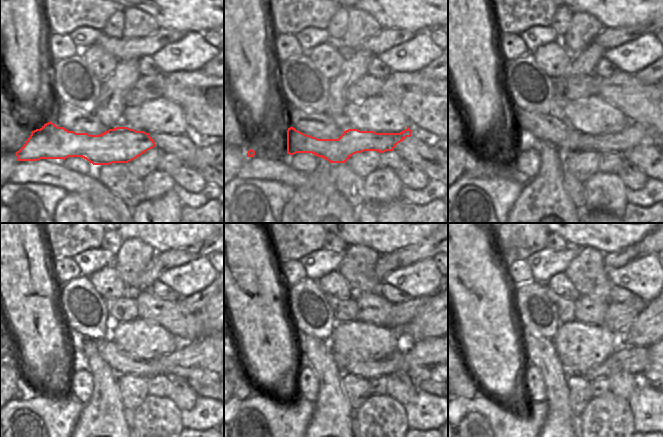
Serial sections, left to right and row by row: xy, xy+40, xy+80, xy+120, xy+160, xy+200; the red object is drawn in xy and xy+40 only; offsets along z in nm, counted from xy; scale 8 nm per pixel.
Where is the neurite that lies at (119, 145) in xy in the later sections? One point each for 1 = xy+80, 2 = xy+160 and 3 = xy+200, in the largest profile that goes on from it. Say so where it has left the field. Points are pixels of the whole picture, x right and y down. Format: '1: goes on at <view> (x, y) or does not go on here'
1: goes on at xy+80 (635, 134)
2: goes on at xy+160 (427, 359)
3: goes on at xy+200 (651, 374)

